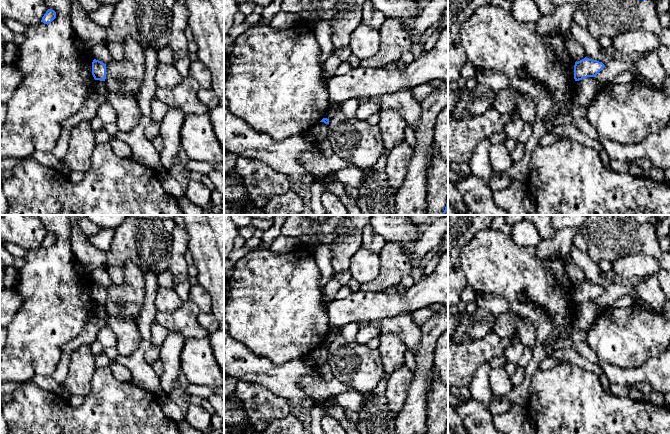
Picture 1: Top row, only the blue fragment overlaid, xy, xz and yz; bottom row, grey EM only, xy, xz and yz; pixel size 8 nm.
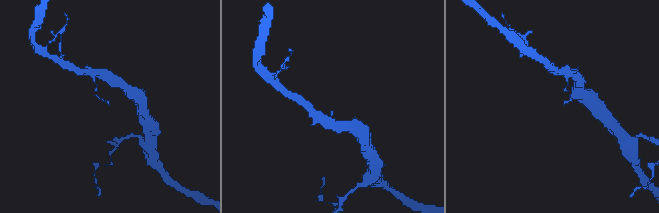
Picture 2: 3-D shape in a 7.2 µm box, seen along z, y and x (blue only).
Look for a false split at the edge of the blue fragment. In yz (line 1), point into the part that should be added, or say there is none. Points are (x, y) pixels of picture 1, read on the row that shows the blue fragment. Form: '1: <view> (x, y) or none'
1: none

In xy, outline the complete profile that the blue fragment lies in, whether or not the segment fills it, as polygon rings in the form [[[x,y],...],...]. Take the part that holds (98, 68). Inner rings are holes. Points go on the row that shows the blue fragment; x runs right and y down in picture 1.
[[[94,59],[92,62],[92,75],[95,80],[105,81],[106,79],[106,64]]]

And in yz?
[[[584,58],[574,65],[574,79],[575,81],[582,80],[587,77],[595,77],[605,65],[597,60]]]

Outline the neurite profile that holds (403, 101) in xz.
[[[398,90],[393,93],[386,93],[380,96],[381,109],[397,110],[408,126],[416,131],[421,118],[421,106],[417,102],[411,90]]]

